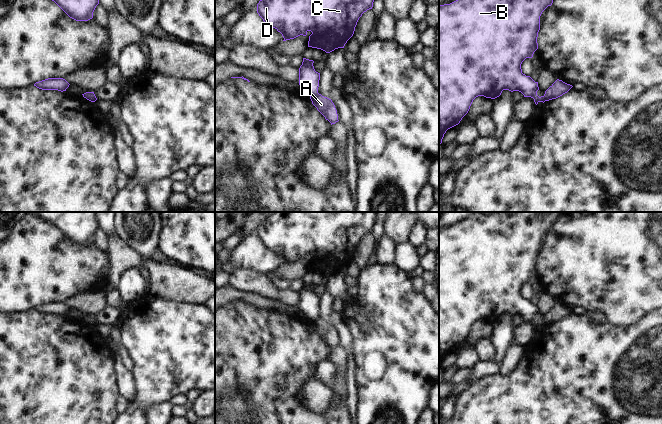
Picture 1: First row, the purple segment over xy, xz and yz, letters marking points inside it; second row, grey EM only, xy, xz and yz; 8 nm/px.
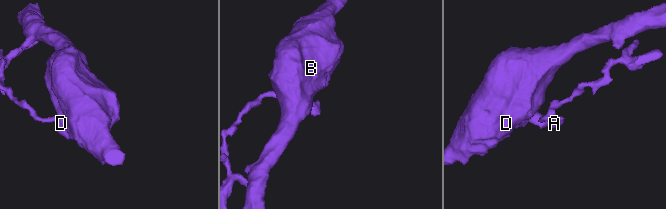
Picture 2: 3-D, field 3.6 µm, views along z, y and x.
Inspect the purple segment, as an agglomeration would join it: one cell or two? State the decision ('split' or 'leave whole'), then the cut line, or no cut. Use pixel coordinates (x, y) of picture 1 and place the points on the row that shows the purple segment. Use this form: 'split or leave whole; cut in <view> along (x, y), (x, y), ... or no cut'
split; cut in xz along (318, 93), (310, 96)

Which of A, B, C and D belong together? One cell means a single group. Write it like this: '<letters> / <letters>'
A / B C D

